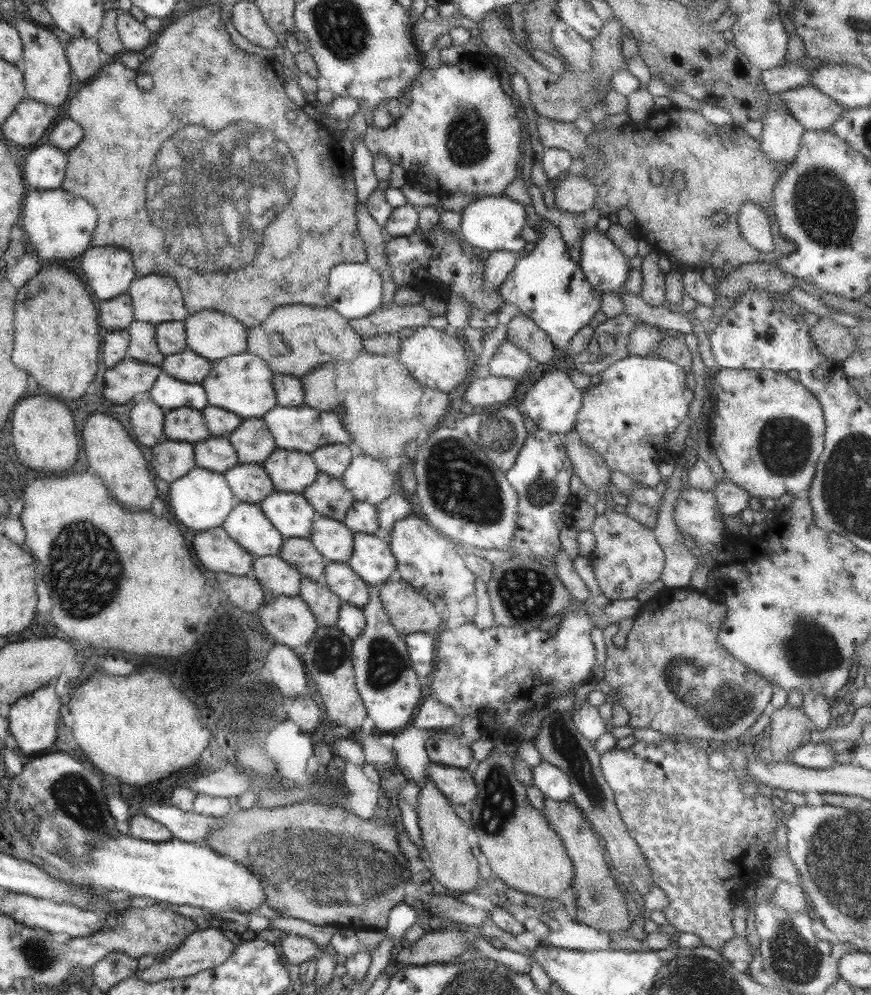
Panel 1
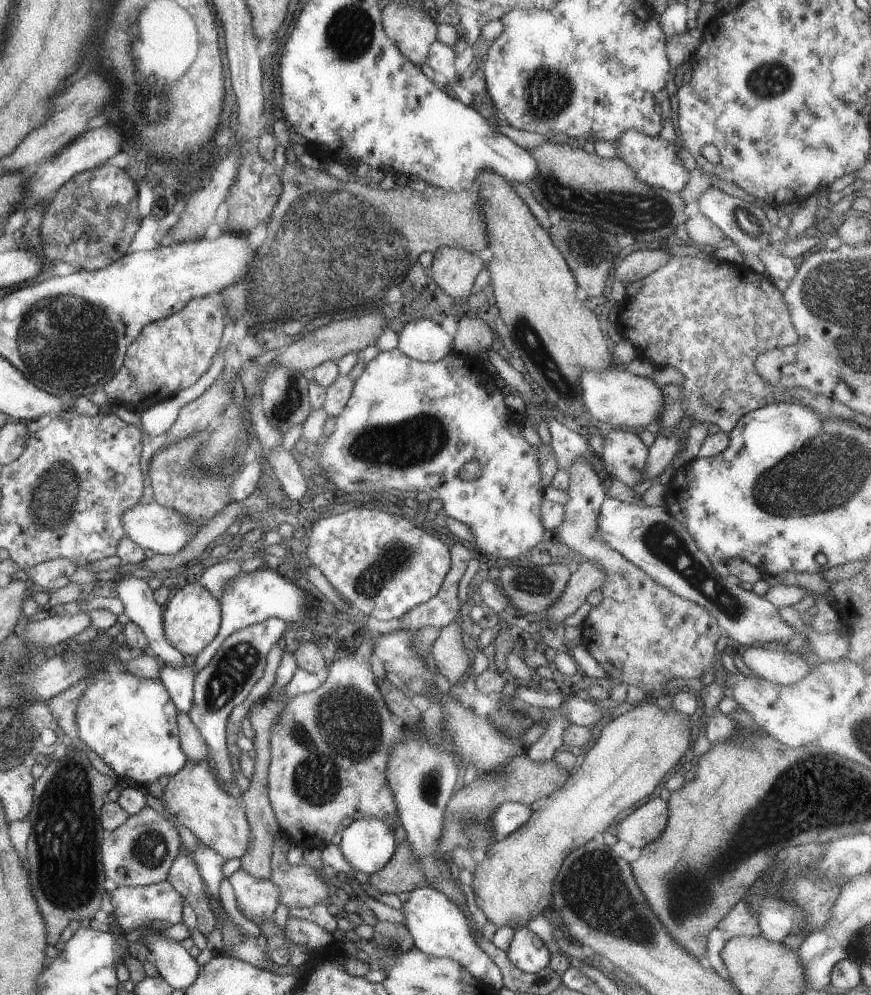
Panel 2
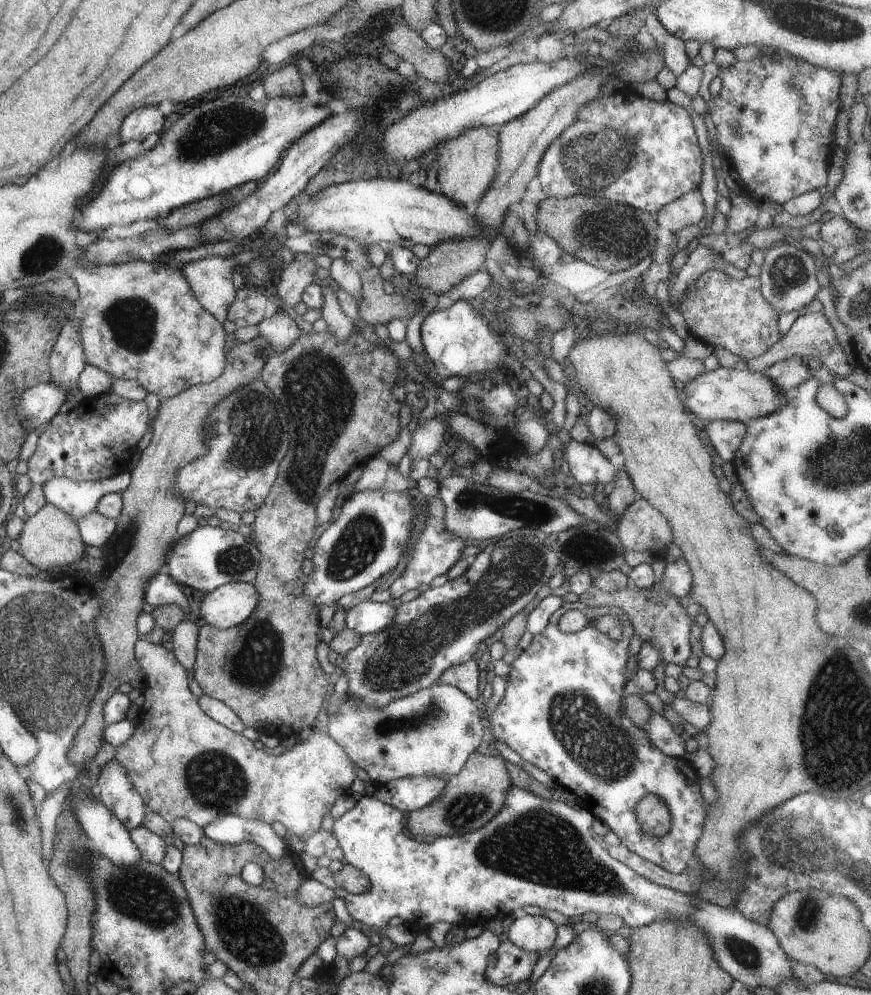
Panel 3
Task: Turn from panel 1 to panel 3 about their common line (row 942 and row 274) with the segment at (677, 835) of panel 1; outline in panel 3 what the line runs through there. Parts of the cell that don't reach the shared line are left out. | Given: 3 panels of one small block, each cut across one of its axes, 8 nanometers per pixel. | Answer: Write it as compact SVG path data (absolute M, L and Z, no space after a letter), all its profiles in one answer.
M708 270L688 286L677 304L677 310L686 321L690 335L714 348L724 347L732 354L739 356L742 362L757 358L758 355L767 352L780 338L778 328L780 312L775 310L762 296L761 282L758 277L747 275L746 278L736 279L730 278L728 274L720 270Z

